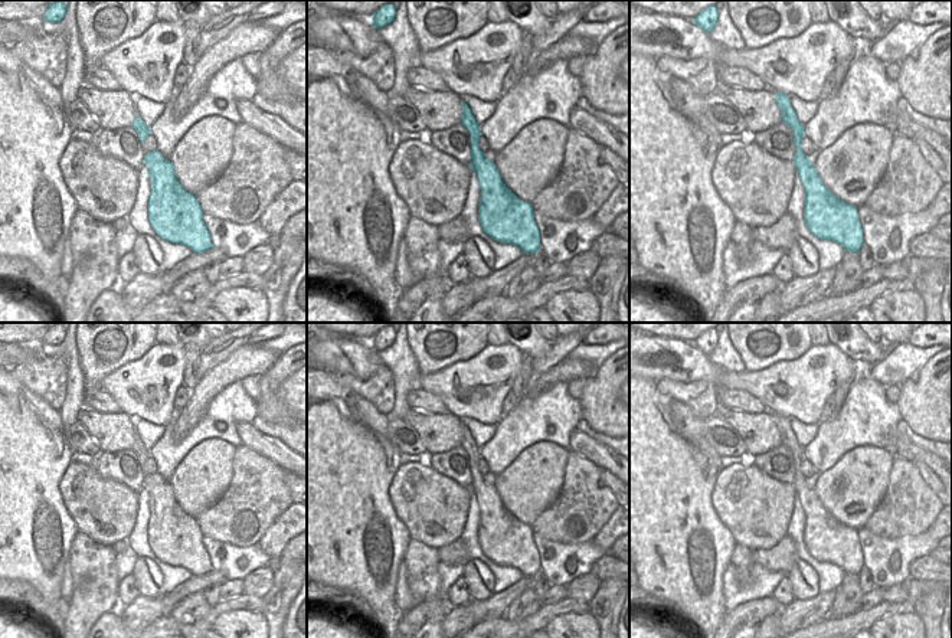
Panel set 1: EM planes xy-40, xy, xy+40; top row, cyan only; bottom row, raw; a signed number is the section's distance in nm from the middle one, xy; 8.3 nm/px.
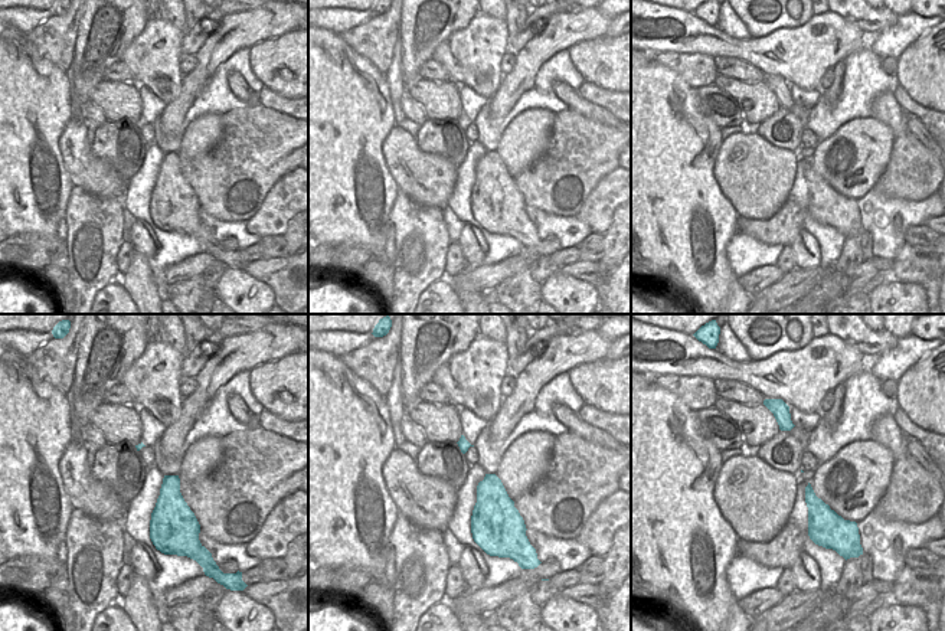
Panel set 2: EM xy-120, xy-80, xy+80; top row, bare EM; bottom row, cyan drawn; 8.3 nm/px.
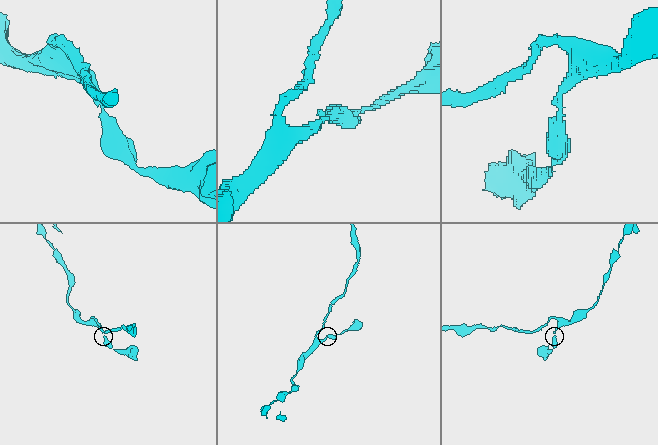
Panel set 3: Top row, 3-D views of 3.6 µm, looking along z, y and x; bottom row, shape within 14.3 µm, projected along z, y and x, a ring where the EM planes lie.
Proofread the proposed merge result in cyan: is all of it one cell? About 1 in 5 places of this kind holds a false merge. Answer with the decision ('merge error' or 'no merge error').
no merge error

